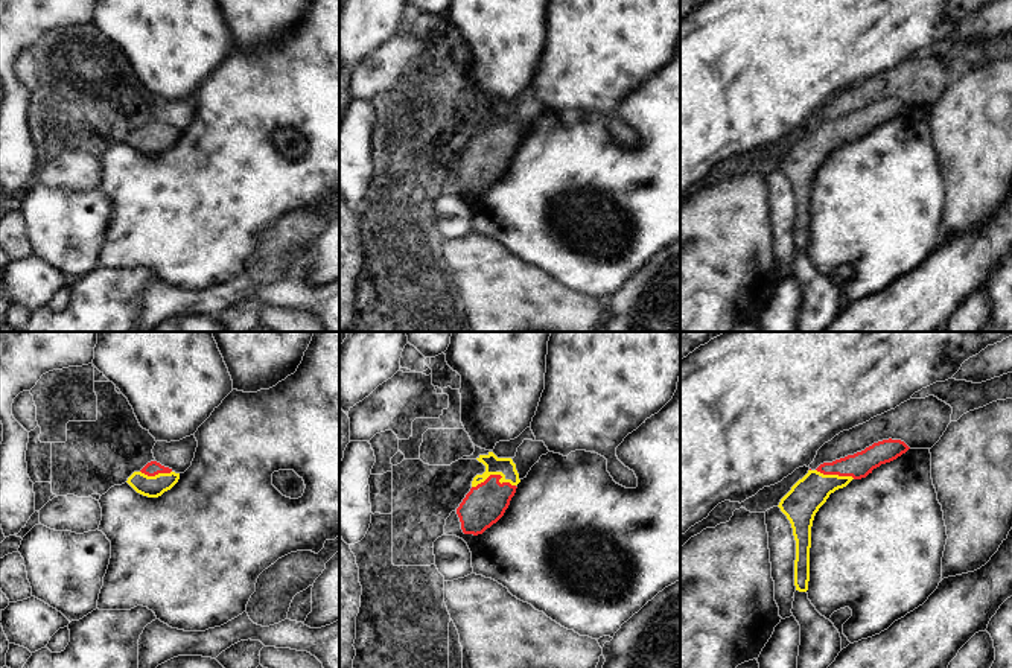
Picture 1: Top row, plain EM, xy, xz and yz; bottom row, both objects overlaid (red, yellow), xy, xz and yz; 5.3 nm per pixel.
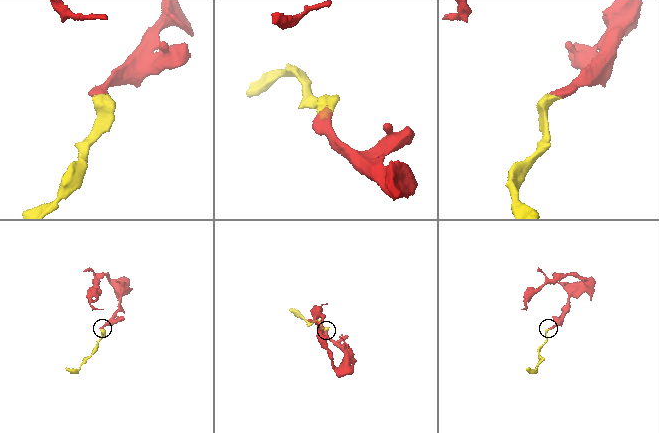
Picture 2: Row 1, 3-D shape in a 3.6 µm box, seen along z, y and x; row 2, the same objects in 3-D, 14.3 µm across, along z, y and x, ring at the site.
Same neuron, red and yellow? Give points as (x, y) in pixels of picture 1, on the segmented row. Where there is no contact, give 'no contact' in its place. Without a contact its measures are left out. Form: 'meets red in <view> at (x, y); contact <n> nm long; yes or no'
meets red in xz at (496, 475); contact 240 nm long; yes

